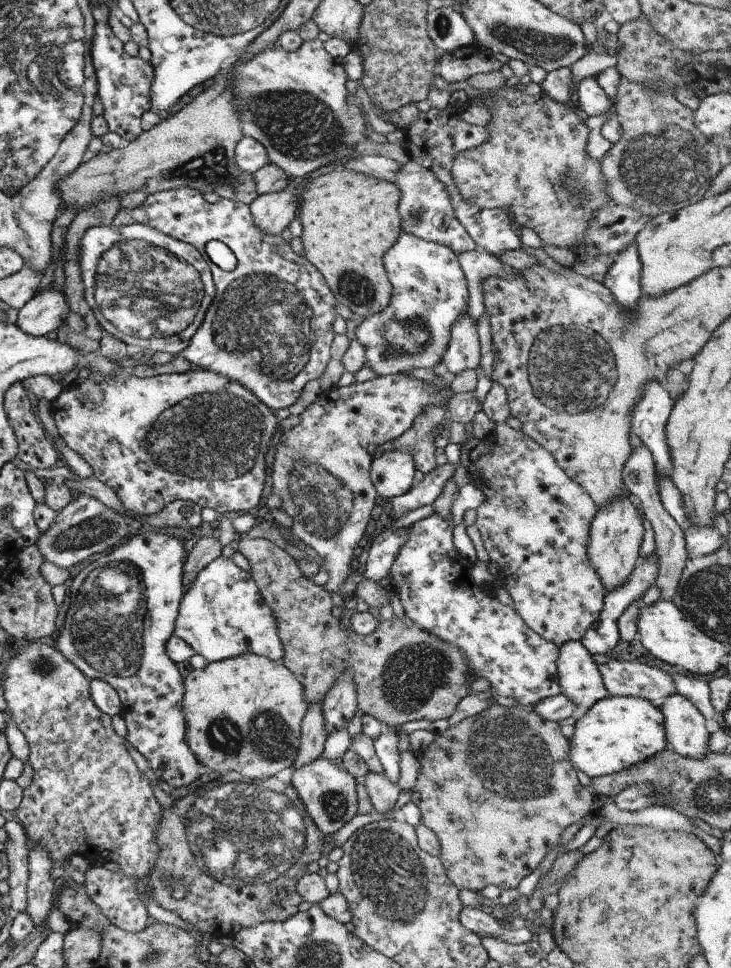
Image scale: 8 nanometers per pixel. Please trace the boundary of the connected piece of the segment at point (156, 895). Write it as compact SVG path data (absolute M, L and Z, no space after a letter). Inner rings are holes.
M226 772L218 780L205 783L197 790L191 790L191 794L173 800L169 811L162 810L154 838L159 854L148 873L150 894L155 904L175 912L181 920L209 932L217 940L222 936L232 938L242 928L265 921L282 921L297 912L301 900L295 890L296 880L305 874L309 862L321 856L323 838L290 784L274 776L262 781L249 781L239 772ZM164 876L180 879L186 889L183 898L171 896Z

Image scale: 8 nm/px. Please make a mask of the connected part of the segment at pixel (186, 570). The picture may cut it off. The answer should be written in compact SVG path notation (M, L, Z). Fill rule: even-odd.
M216 533L201 537L196 542L193 542L188 550L185 561L182 562L182 586L184 592L194 581L198 572L212 560L219 557L221 548Z

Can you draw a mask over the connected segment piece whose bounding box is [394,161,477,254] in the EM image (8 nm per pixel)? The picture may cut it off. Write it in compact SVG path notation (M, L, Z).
M409 161L401 166L394 178L400 196L397 210L400 216L401 232L411 233L417 238L445 245L455 254L477 249L474 241L455 218L444 184L429 169L424 169L416 162Z

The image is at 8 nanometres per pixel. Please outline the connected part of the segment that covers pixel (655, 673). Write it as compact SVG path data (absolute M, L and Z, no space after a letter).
M609 659L597 668L611 697L641 697L657 706L663 698L675 694L671 675L643 663Z

